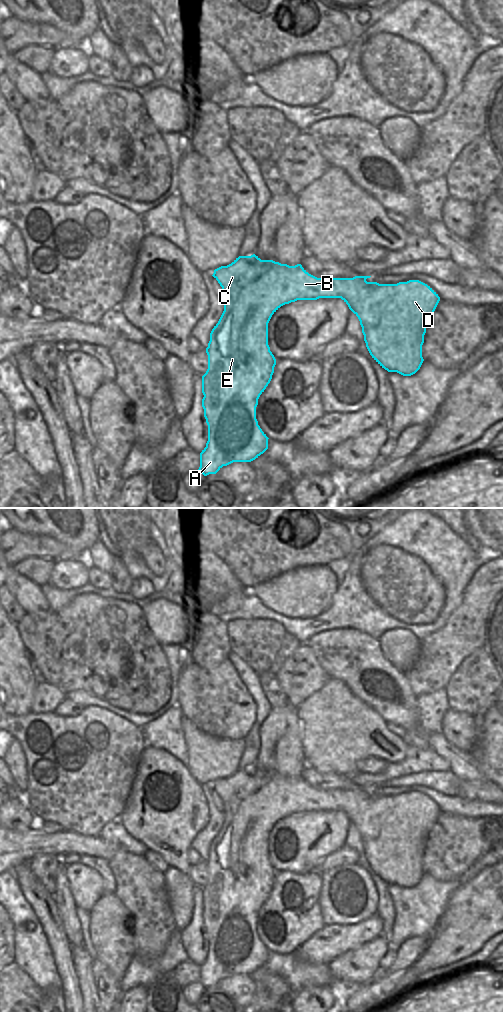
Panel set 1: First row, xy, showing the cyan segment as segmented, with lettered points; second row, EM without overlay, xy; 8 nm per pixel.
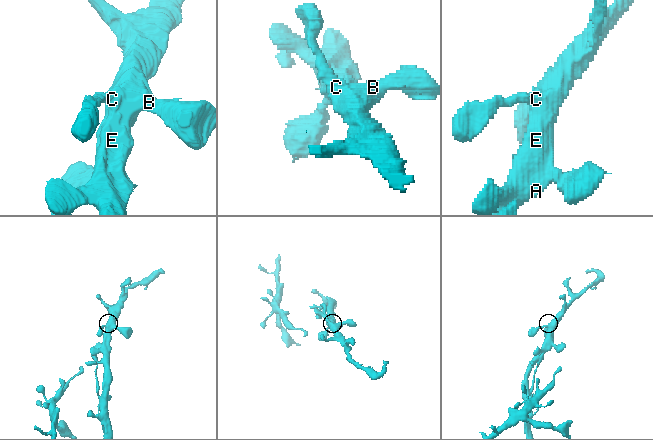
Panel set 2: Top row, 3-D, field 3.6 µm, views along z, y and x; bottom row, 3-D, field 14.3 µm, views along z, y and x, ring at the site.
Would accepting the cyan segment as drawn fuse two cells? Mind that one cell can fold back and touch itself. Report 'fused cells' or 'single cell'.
single cell

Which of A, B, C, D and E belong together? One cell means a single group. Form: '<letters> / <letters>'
A B C D E

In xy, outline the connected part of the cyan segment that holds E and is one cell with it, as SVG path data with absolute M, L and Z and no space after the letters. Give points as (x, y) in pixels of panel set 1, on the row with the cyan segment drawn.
M255 254L239 256L231 264L214 270L212 275L224 293L224 311L210 333L206 348L208 369L202 376L202 407L208 425L208 441L200 453L199 471L207 476L216 474L223 466L233 462L251 462L268 449L268 437L258 425L256 407L258 399L272 379L276 359L268 345L268 323L272 315L283 305L297 300L317 300L319 298L341 298L358 317L366 347L372 358L388 372L403 376L415 374L421 367L422 345L426 327L434 313L440 297L427 284L419 280L409 280L397 284L367 282L371 276L353 278L317 278L309 274L301 264L289 266L273 260L261 260Z

